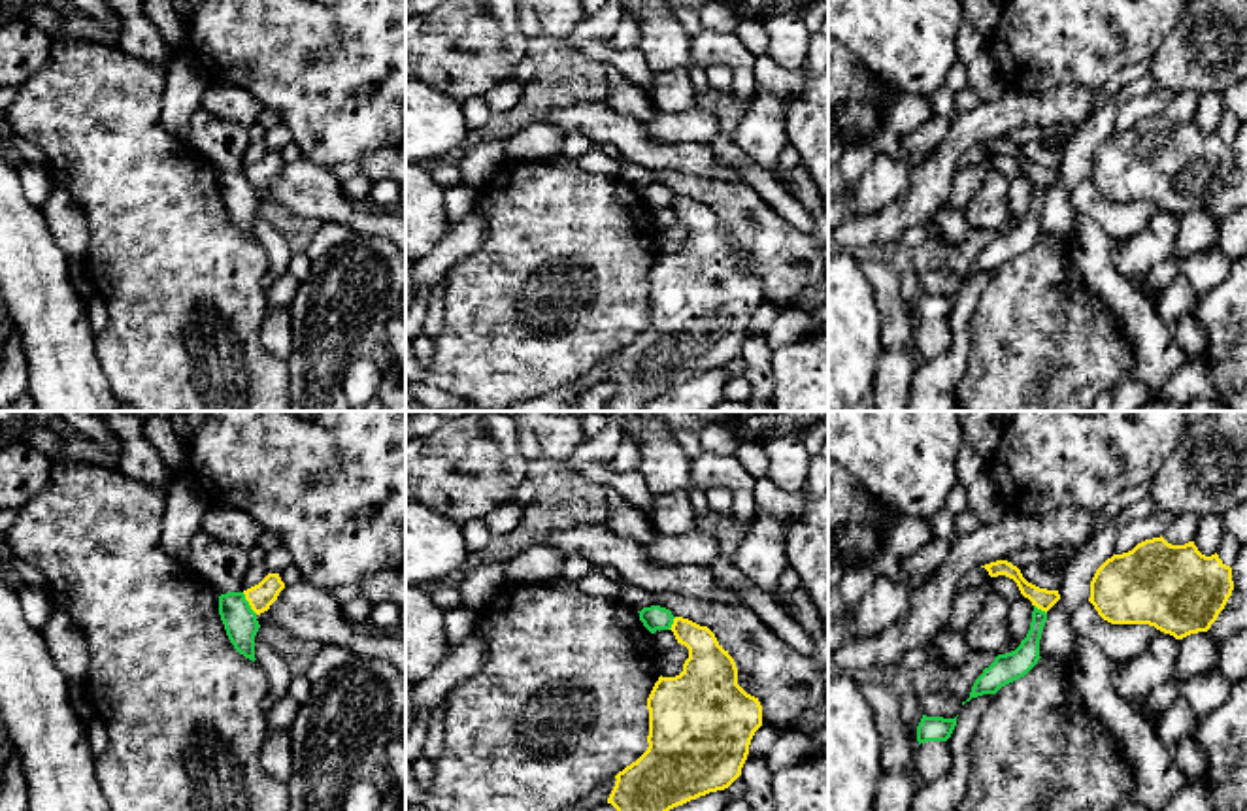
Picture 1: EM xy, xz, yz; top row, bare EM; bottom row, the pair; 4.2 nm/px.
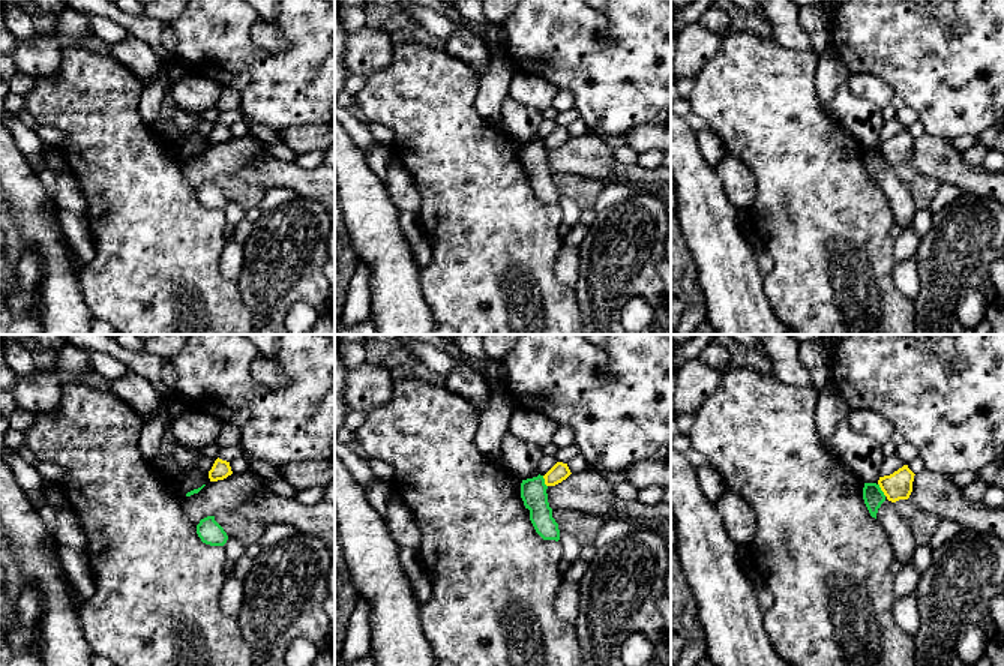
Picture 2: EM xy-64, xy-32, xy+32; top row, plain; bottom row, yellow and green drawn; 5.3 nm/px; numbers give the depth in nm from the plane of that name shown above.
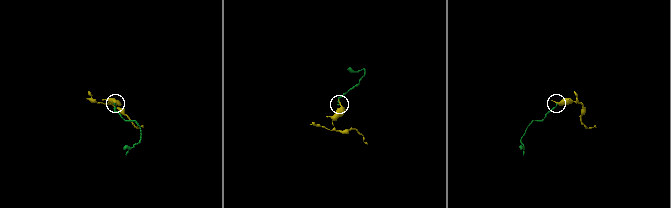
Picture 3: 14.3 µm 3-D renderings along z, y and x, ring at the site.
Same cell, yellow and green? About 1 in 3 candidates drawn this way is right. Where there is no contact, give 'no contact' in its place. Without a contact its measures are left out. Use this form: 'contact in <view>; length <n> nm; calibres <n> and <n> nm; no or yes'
contact in xy; length 120 nm; calibres 110 and 140 nm; no

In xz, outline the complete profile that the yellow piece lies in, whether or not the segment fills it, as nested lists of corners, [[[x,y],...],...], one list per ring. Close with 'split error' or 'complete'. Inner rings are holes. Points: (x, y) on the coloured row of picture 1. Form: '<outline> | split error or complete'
[[[675,617],[670,628],[689,649],[683,671],[658,677],[649,698],[647,751],[615,775],[607,798],[617,811],[670,811],[709,792],[728,788],[740,775],[755,732],[762,726],[762,705],[738,685],[738,668],[707,626]]] | complete

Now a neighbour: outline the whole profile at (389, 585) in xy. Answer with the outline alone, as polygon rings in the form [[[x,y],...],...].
[[[383,570],[364,577],[360,583],[360,598],[381,604],[392,602],[406,607],[406,570]]]

